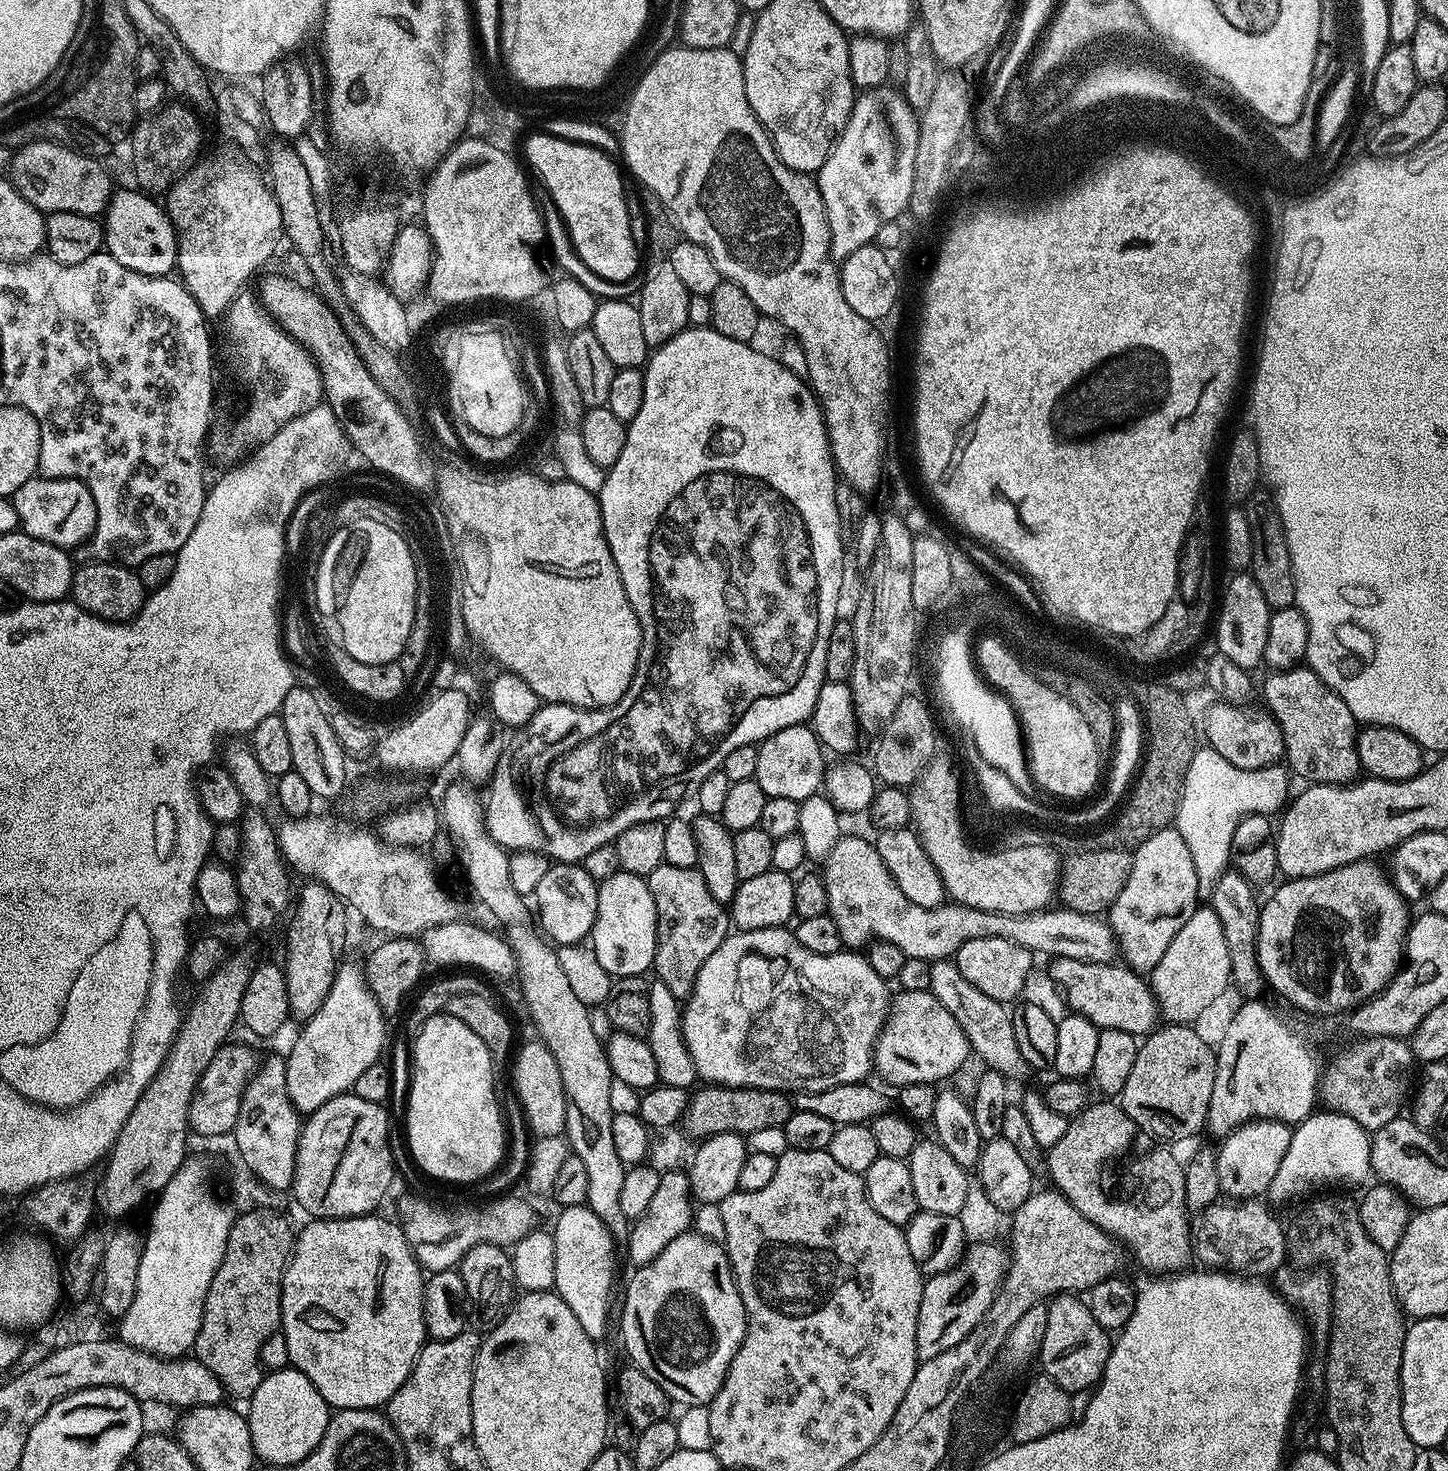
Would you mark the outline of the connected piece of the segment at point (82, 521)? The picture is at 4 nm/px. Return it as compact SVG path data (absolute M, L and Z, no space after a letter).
M37 474L22 482L10 498L20 519L19 527L42 542L50 542L65 550L73 550L92 539L96 528L96 507L87 484L67 476Z

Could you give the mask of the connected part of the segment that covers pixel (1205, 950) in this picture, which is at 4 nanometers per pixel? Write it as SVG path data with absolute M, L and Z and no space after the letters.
M1200 906L1194 914L1190 914L1190 922L1174 934L1174 942L1166 946L1166 954L1158 962L1158 966L1150 973L1150 987L1157 999L1159 1011L1165 1021L1173 1024L1188 1024L1196 1022L1200 1015L1227 990L1232 980L1232 963L1230 962L1230 946L1228 932L1223 922L1210 906Z

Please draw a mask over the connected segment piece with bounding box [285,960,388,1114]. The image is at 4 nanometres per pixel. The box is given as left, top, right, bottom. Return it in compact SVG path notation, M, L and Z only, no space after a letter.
M348 960L337 967L334 982L318 1010L313 1016L303 1021L304 1029L296 1036L292 1049L286 1053L286 1090L289 1092L290 1102L301 1114L311 1114L318 1110L330 1098L342 1096L352 1092L354 1082L369 1066L374 1066L381 1059L384 1052L384 1039L388 1036L388 1028L384 1025L386 1013L380 1009L378 998L372 993L368 985L366 968L363 963L355 964Z

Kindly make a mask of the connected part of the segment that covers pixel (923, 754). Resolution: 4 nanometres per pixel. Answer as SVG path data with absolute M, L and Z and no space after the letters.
M905 694L902 698L902 702L898 702L898 710L894 710L894 714L888 719L887 724L884 725L882 731L879 733L880 736L880 745L876 748L876 768L874 767L874 775L879 781L881 785L890 787L890 788L903 788L907 789L909 786L916 783L916 779L924 773L924 769L928 767L929 764L932 763L934 757L937 755L936 752L936 726L938 730L938 724L932 721L932 712L927 708L926 705L923 704L922 701L919 700L918 697L912 696L913 694Z

